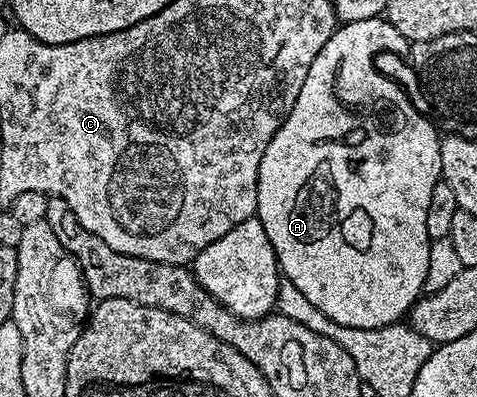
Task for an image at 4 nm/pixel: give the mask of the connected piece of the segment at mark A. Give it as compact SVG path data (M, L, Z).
M385 18L342 23L334 30L332 37L328 37L324 49L316 53L316 61L312 61L308 77L304 79L304 85L300 88L300 97L296 97L296 105L279 124L272 141L268 143L268 149L260 157L258 174L256 217L264 225L264 233L268 233L268 241L272 241L281 274L288 281L292 281L292 285L296 285L296 289L300 289L300 293L304 293L304 297L308 297L308 301L312 301L312 305L316 305L316 309L324 313L324 317L352 329L389 327L391 323L399 322L423 294L422 286L428 273L428 253L432 242L430 202L434 199L434 186L440 183L442 173L440 132L421 110L418 112L414 109L405 93L388 76L381 75L374 68L374 55L380 54L381 51L391 51L394 55L402 56L408 51L406 38Z

